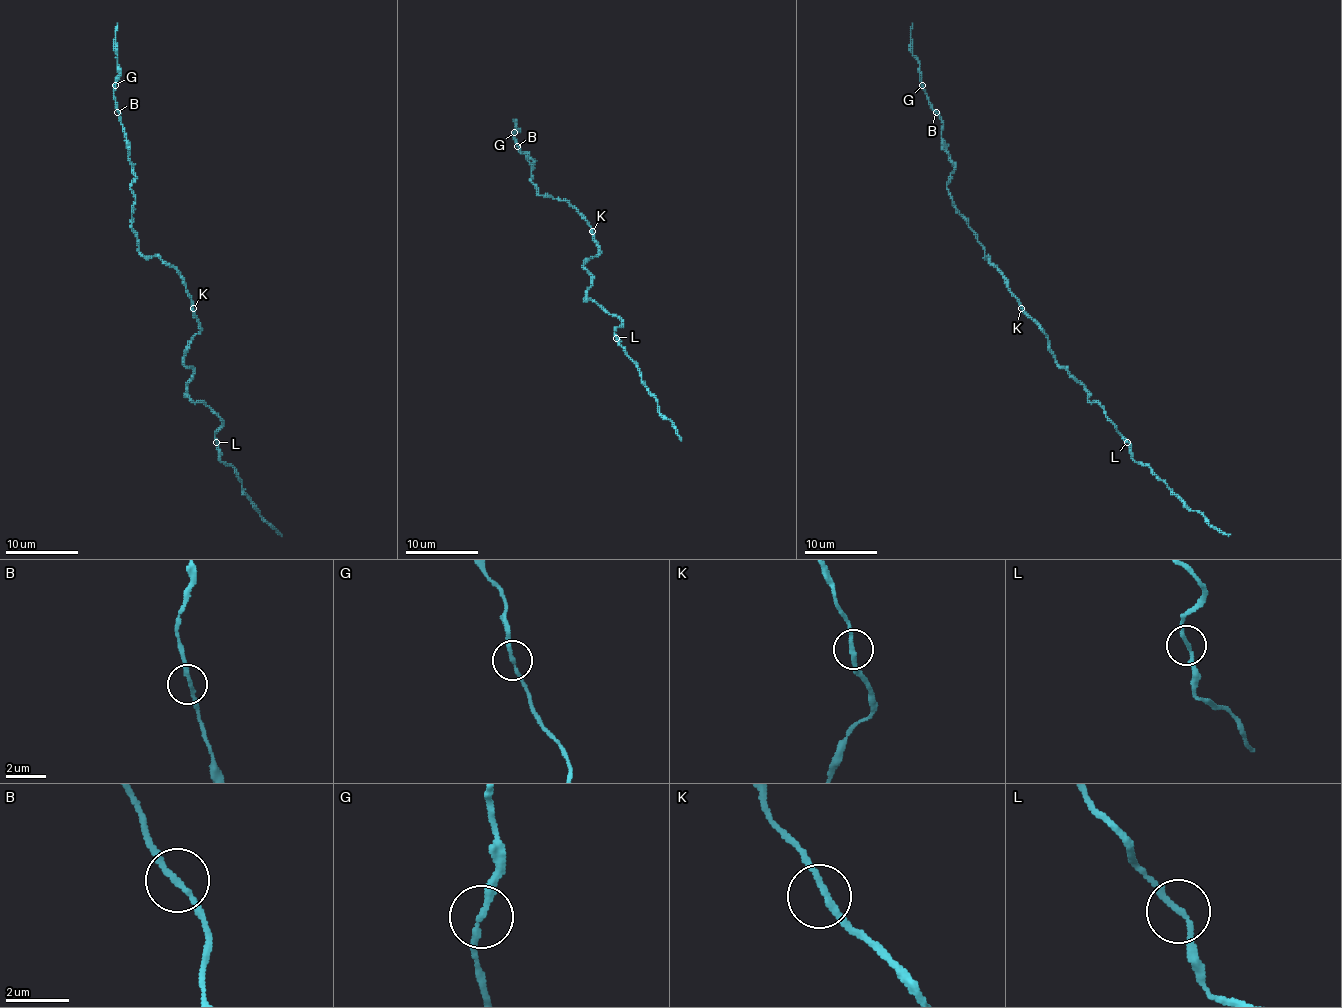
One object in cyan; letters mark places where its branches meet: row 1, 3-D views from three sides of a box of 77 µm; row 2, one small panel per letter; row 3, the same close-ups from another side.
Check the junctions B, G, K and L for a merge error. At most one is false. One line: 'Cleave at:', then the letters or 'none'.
Cleave at: none

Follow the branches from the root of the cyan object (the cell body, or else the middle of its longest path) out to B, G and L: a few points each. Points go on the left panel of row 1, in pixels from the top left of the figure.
B: (193, 307), (184, 278), (157, 256), (139, 251), (132, 227), (135, 196), (130, 184), (135, 173), (117, 112)
G: (193, 307), (184, 278), (157, 256), (139, 251), (132, 227), (135, 196), (130, 184), (135, 173), (115, 84)
L: (193, 307), (200, 330), (184, 357), (184, 364), (193, 370), (188, 395), (220, 419), (216, 442)

